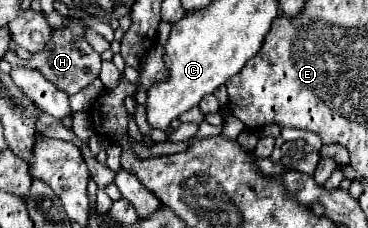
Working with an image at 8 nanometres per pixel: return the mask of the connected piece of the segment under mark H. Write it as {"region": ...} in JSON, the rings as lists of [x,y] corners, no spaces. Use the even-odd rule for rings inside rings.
{"region":[[[73,21],[65,29],[55,29],[51,43],[47,43],[43,51],[35,53],[33,59],[27,63],[67,95],[75,95],[79,89],[83,89],[95,77],[99,77],[99,71],[101,71],[101,55],[83,39],[83,31],[85,29],[79,21]]]}

